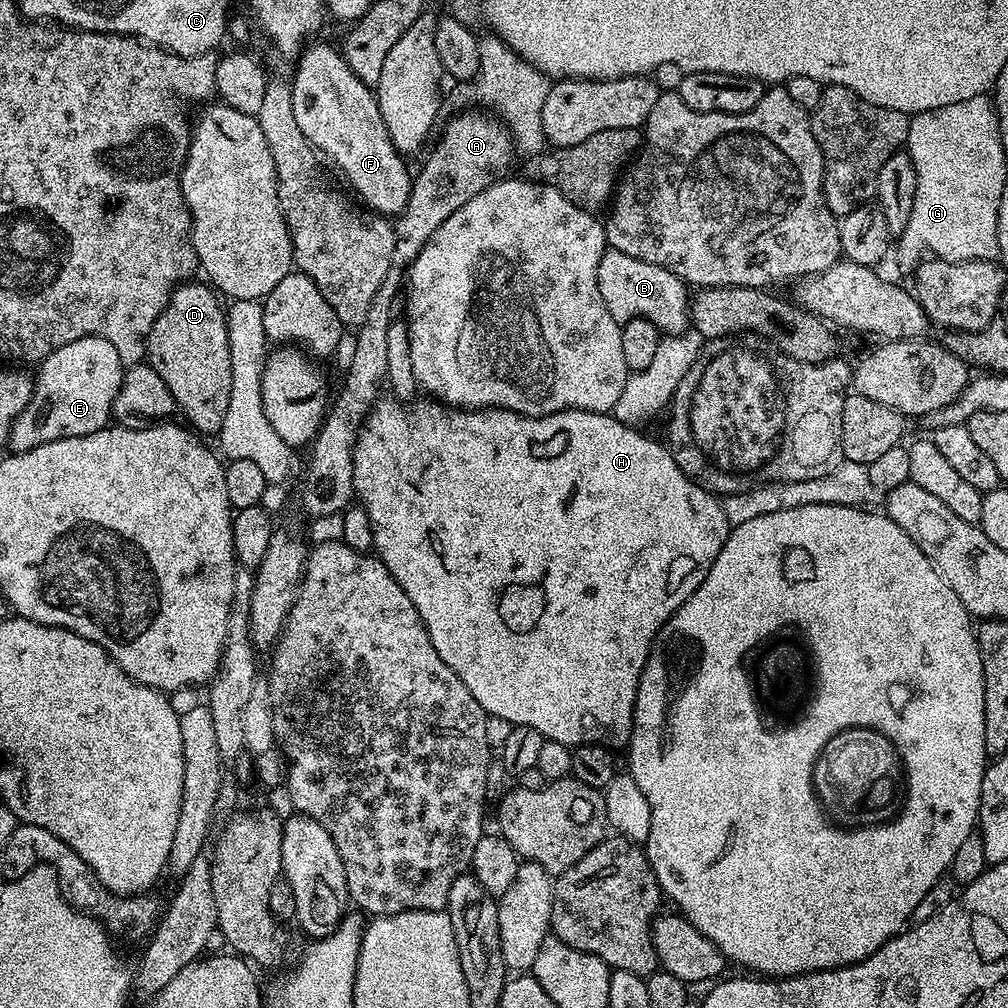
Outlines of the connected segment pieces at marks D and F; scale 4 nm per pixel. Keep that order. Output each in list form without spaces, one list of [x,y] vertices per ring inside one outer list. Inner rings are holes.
[[[185,282],[172,291],[167,306],[158,314],[154,326],[148,335],[146,360],[157,371],[162,381],[166,382],[170,393],[176,400],[177,409],[189,420],[197,433],[219,433],[226,419],[227,406],[230,405],[231,388],[231,348],[228,345],[225,305],[220,305],[221,297],[207,283]]]
[[[311,44],[303,49],[294,64],[294,119],[312,147],[325,157],[328,155],[344,171],[345,178],[352,183],[351,191],[356,191],[355,195],[371,211],[395,217],[410,198],[414,176],[411,171],[408,173],[405,157],[388,136],[375,91],[356,75],[355,68],[347,65],[339,47]]]

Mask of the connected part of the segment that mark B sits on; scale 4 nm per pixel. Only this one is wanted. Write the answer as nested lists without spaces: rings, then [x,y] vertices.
[[[609,247],[598,262],[598,290],[606,310],[621,322],[641,316],[659,328],[664,334],[679,334],[690,324],[690,288],[670,270],[630,258],[617,248]]]

